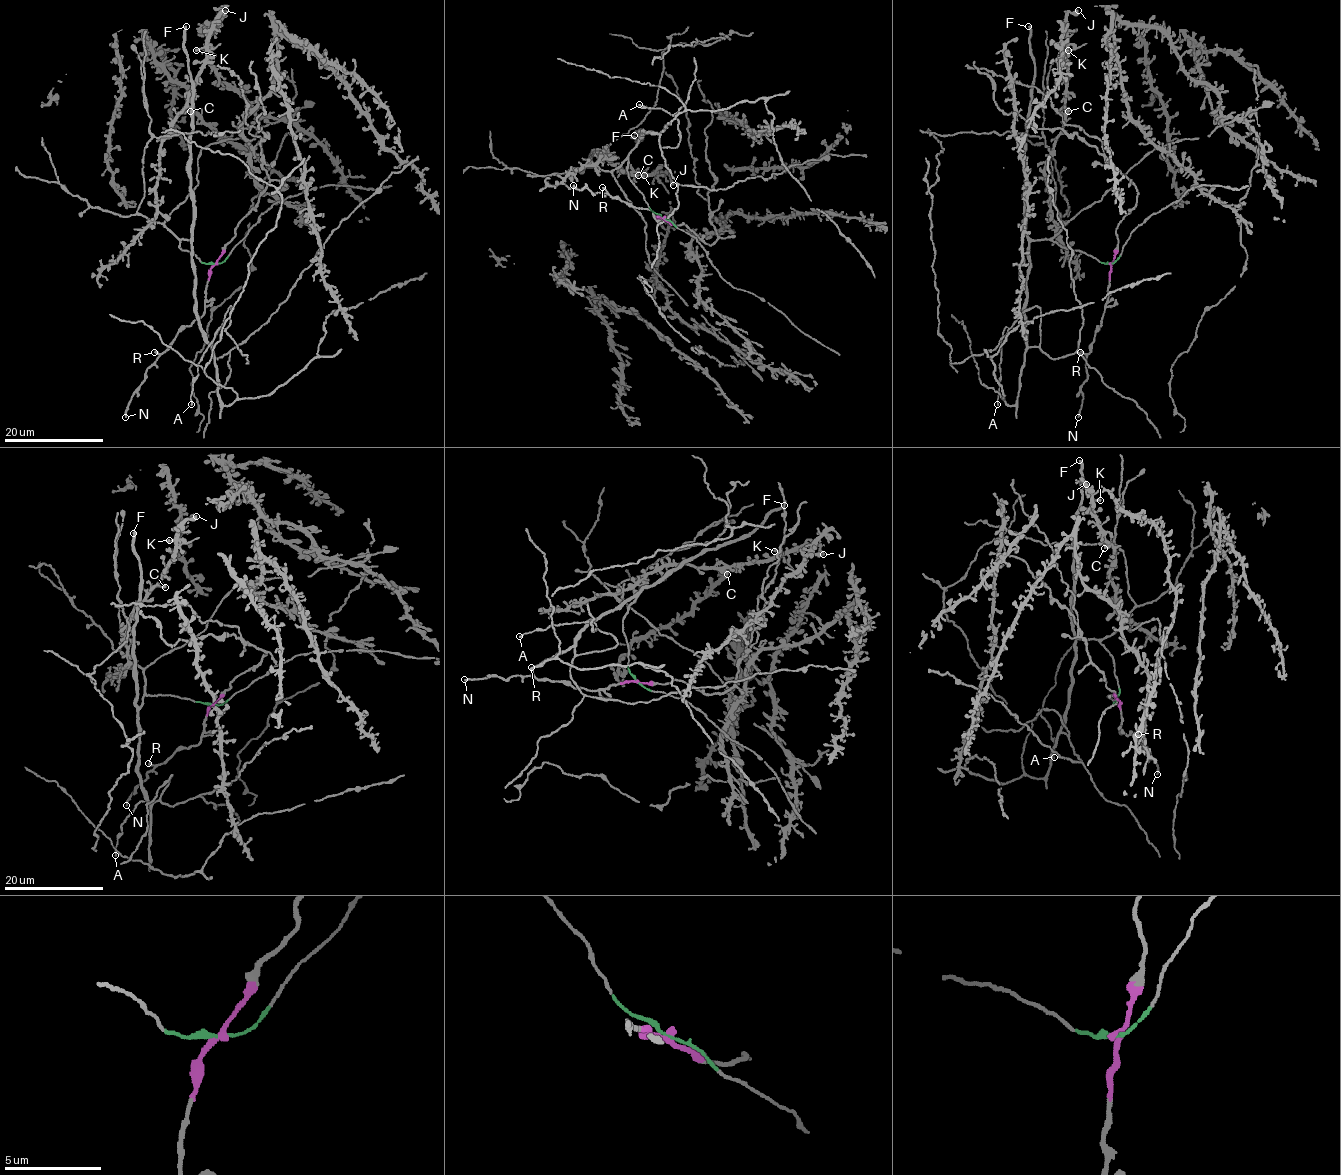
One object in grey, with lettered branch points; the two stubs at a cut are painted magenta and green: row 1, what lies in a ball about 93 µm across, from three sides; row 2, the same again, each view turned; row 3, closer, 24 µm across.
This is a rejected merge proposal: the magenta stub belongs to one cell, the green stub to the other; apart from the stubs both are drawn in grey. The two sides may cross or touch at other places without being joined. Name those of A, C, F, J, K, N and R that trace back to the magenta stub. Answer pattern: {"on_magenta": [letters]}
{"on_magenta": ["N", "R"]}

